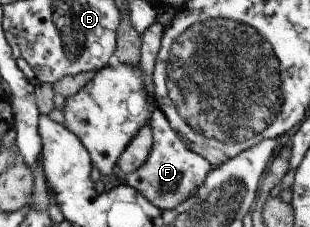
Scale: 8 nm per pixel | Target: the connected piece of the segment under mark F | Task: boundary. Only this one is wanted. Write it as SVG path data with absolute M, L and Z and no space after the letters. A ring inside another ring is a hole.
M154 107L150 120L153 145L148 160L132 175L126 175L124 183L140 191L156 207L168 210L183 203L202 186L208 173L212 170L210 163L203 156L192 152L180 137L170 128L168 119L160 109Z

